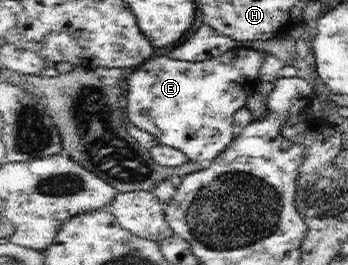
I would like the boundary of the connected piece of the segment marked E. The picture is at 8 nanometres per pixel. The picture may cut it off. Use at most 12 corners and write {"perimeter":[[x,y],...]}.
{"perimeter":[[266,52],[146,60],[134,125],[209,164],[264,85]]}

